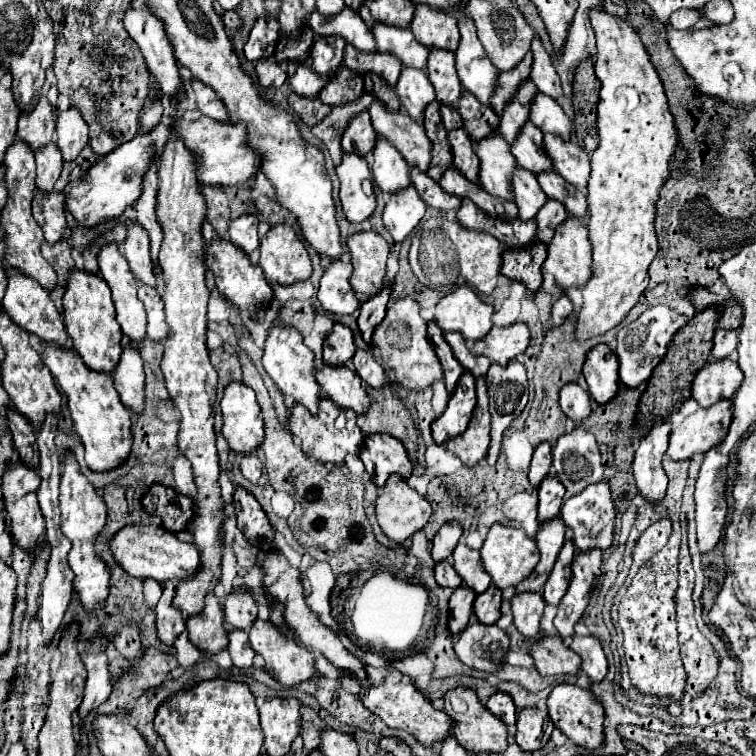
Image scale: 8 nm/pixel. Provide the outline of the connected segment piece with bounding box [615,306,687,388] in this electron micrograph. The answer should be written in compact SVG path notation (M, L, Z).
M653 306L643 312L635 322L621 328L617 334L617 358L619 358L619 378L629 388L637 388L645 380L649 380L653 368L663 360L669 342L673 340L675 332L687 324L687 316L677 314L669 306Z

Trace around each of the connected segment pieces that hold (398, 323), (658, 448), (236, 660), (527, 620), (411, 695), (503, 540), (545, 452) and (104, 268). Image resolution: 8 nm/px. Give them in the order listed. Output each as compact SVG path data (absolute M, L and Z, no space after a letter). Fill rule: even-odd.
M401 298L393 302L387 308L383 322L375 328L371 342L377 348L379 362L395 374L395 382L399 386L419 392L423 388L429 388L435 380L443 378L441 364L431 348L431 342L427 340L427 322L419 316L419 304L415 300Z
M665 420L661 424L655 424L641 440L639 448L635 452L633 460L633 474L637 480L637 488L643 494L643 498L651 502L659 502L665 496L667 488L667 476L661 468L661 460L667 450L667 438L669 438L671 422Z
M233 630L229 632L229 654L233 658L233 664L241 670L247 670L253 666L253 648L249 646L249 638L247 638L247 632L243 630Z
M521 592L511 598L511 612L513 612L513 624L517 630L533 638L539 634L539 622L543 616L543 596L539 592Z
M365 666L365 670L367 670L367 676L363 680L351 676L361 686L359 700L363 702L363 706L369 712L373 712L375 716L379 716L389 728L401 728L401 730L409 732L411 736L415 736L425 746L433 744L435 740L443 740L449 734L451 718L445 712L435 710L431 706L431 702L413 686L413 682L411 682L409 676L397 672L395 668Z
M497 522L491 526L491 530L485 538L485 544L481 548L481 560L483 560L485 570L491 574L493 584L503 590L507 586L517 586L533 572L535 564L539 562L539 550L537 550L535 540L531 540L525 534L525 530L509 528L509 526L503 526Z
M539 444L533 450L533 460L529 466L529 482L537 488L539 482L549 474L551 468L551 444Z
M109 244L99 252L99 268L101 276L111 288L113 302L117 308L117 322L127 336L129 344L139 350L141 342L145 340L147 320L143 302L137 298L137 280L129 270L127 260L121 256L117 244Z

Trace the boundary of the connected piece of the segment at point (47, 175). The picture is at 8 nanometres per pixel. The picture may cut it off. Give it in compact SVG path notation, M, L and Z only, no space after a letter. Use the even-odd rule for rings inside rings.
M49 144L47 148L39 150L35 154L35 158L37 158L37 178L35 178L37 190L43 194L49 194L49 192L53 192L53 186L63 168L61 152L59 152L59 148L55 148L55 144Z

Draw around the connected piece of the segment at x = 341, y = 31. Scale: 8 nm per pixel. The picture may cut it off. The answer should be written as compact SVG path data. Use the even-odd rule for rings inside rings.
M343 8L335 16L319 16L317 10L311 12L309 24L315 34L319 36L343 36L349 44L353 44L357 50L373 52L375 50L375 38L367 24L363 24L359 12L351 12L351 8Z

